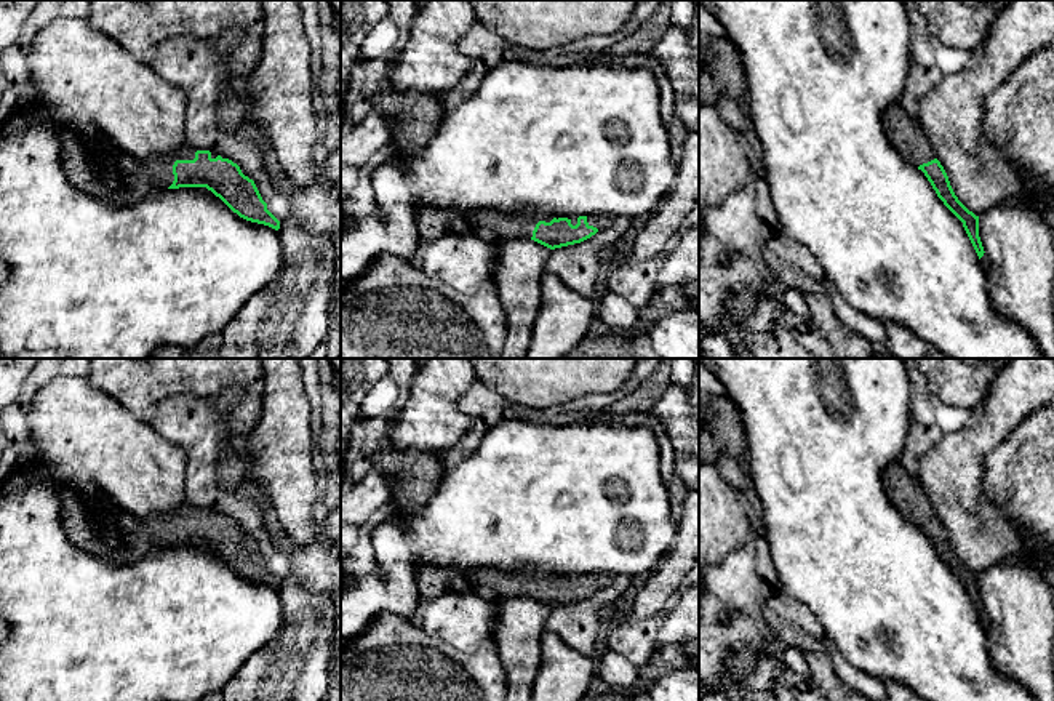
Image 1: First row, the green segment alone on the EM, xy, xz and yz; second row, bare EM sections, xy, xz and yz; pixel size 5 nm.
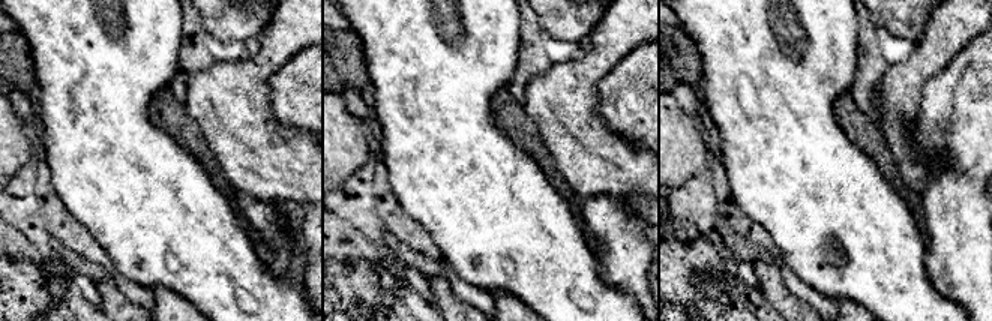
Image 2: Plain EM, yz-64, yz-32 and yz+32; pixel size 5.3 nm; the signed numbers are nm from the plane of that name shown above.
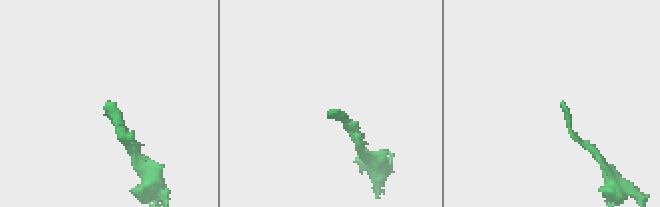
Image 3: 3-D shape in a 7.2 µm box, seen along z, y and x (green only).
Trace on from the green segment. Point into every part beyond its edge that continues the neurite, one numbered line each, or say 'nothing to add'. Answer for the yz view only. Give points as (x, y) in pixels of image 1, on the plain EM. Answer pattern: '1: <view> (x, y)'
1: yz (904, 492)

